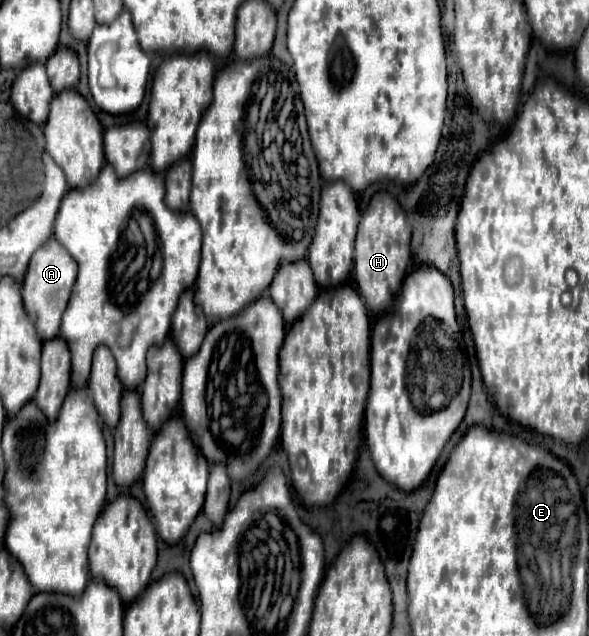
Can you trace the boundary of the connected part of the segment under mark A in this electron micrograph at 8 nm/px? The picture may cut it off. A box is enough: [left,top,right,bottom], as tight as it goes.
[22,237,78,341]

